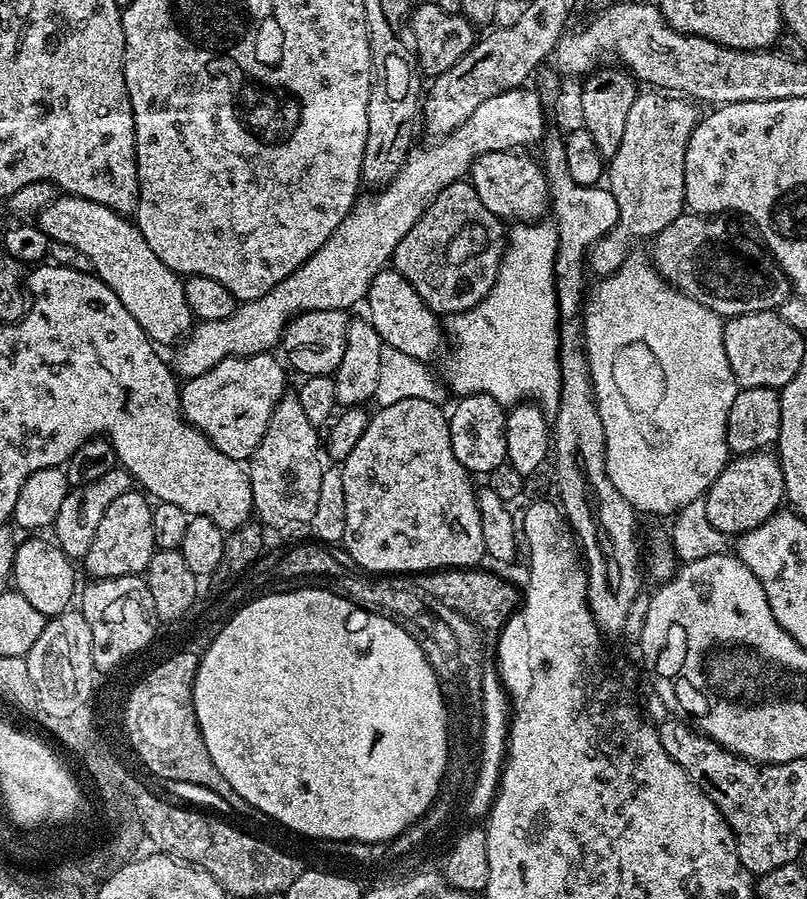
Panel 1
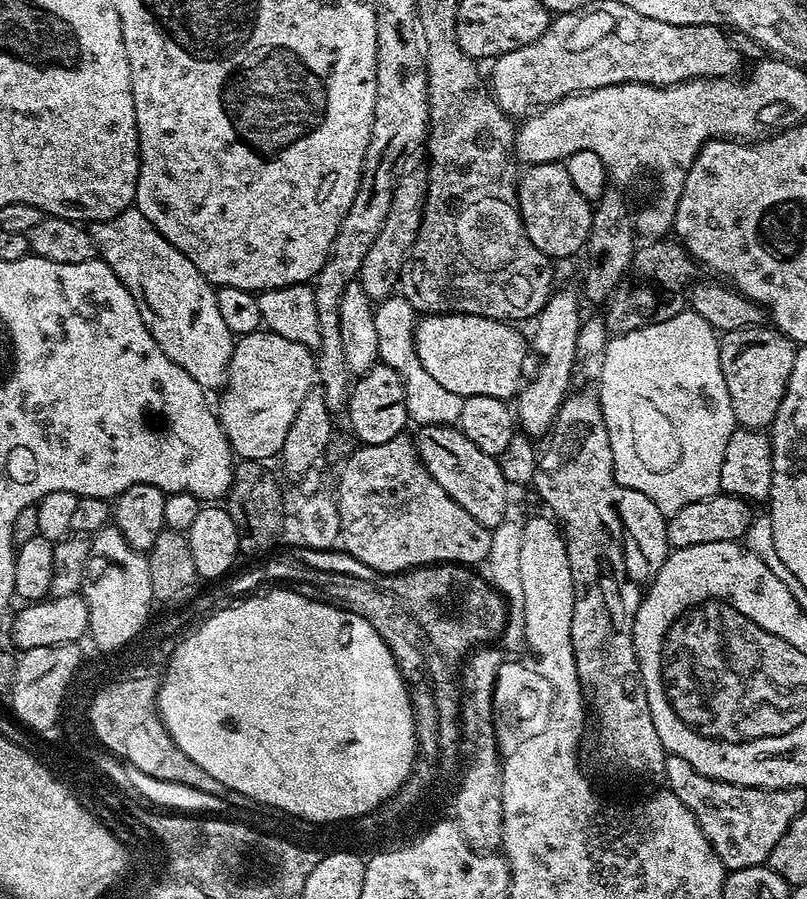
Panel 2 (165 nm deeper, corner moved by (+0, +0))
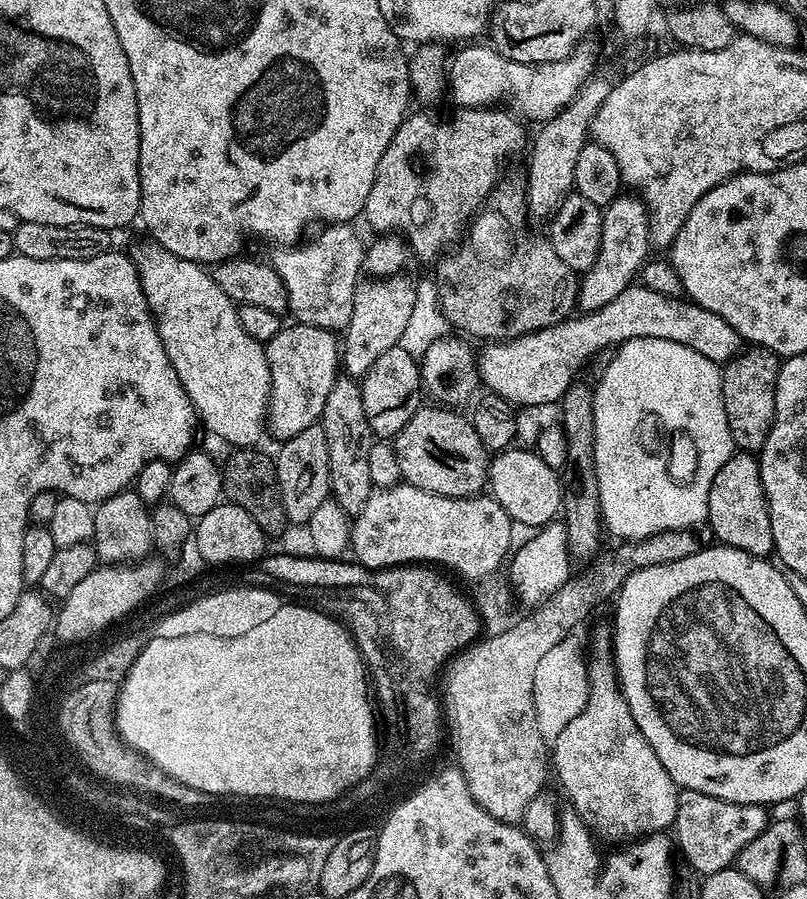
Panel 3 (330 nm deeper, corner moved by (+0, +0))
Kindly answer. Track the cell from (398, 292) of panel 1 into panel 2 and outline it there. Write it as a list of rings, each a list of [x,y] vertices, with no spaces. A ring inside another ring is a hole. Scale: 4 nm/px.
[[[453,312],[424,314],[417,319],[413,341],[416,343],[416,352],[421,360],[422,368],[443,389],[450,390],[451,393],[461,397],[485,396],[486,398],[511,401],[522,387],[522,381],[525,379],[524,355],[529,355],[530,352],[526,336],[523,336],[516,328],[519,327],[485,316],[454,314]]]

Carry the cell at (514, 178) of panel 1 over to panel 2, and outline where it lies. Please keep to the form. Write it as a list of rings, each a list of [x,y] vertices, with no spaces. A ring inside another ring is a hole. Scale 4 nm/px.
[[[563,163],[525,167],[517,179],[517,204],[527,237],[549,259],[568,258],[583,251],[590,234],[594,208],[591,201],[582,198],[575,189]]]

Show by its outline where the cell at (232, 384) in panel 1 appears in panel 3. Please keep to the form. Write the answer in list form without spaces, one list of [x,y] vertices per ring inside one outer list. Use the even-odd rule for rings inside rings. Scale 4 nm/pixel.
[[[295,322],[289,325],[289,328],[288,325],[281,326],[278,334],[274,334],[274,338],[264,345],[264,353],[272,371],[266,428],[280,442],[294,438],[294,434],[302,434],[302,430],[320,423],[326,398],[342,368],[342,344],[333,329]]]

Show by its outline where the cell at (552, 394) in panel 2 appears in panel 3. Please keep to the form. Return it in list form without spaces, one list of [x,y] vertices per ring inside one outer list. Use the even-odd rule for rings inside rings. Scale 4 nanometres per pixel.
[[[621,194],[602,212],[602,238],[597,260],[579,277],[578,308],[581,313],[597,312],[606,302],[614,302],[639,277],[650,256],[648,207],[635,194]]]

